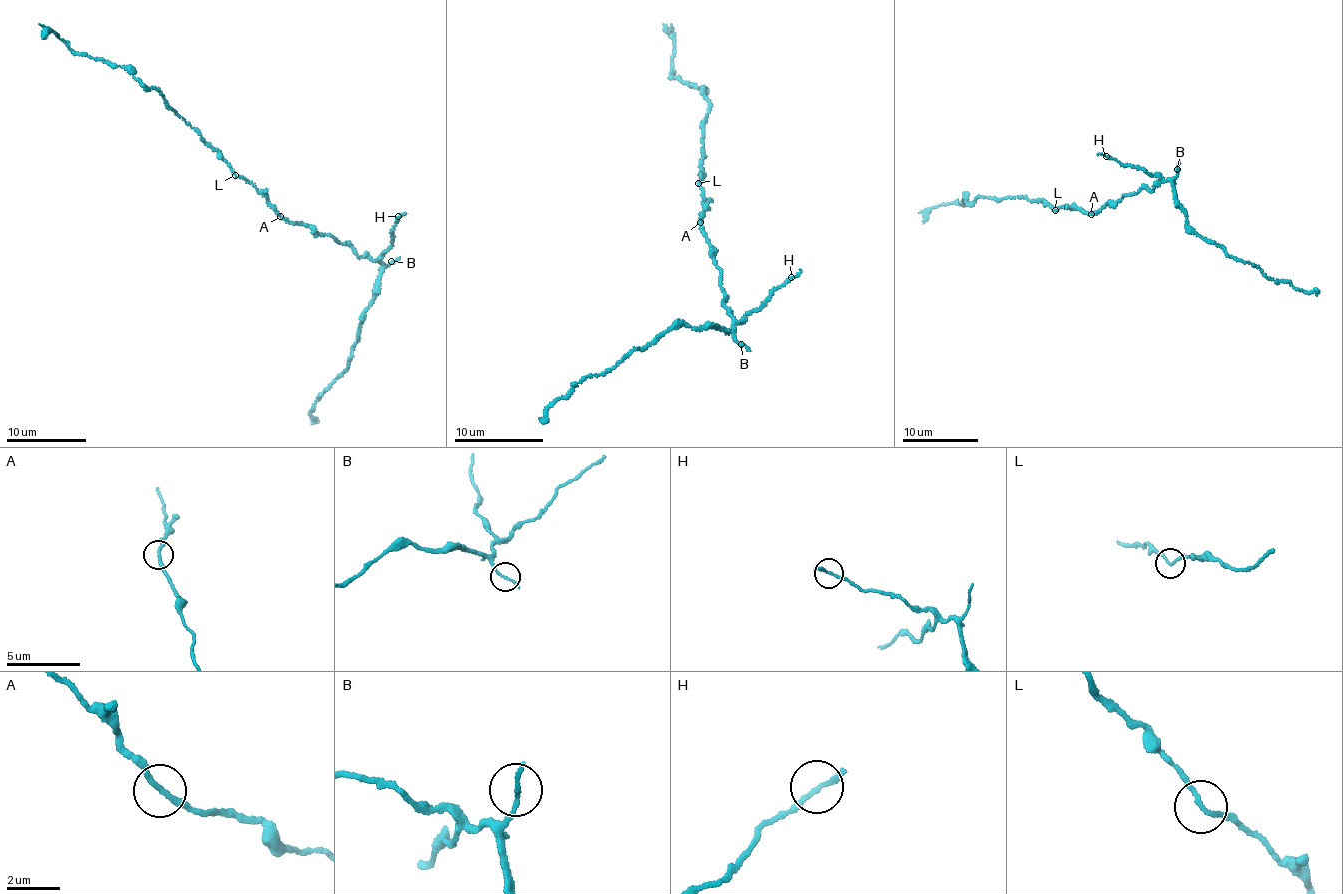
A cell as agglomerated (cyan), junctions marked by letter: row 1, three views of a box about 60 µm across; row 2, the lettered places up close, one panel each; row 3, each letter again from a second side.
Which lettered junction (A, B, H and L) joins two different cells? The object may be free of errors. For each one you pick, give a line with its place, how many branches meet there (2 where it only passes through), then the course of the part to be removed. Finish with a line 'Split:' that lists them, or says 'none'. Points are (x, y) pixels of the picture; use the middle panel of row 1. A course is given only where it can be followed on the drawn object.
Split: none

